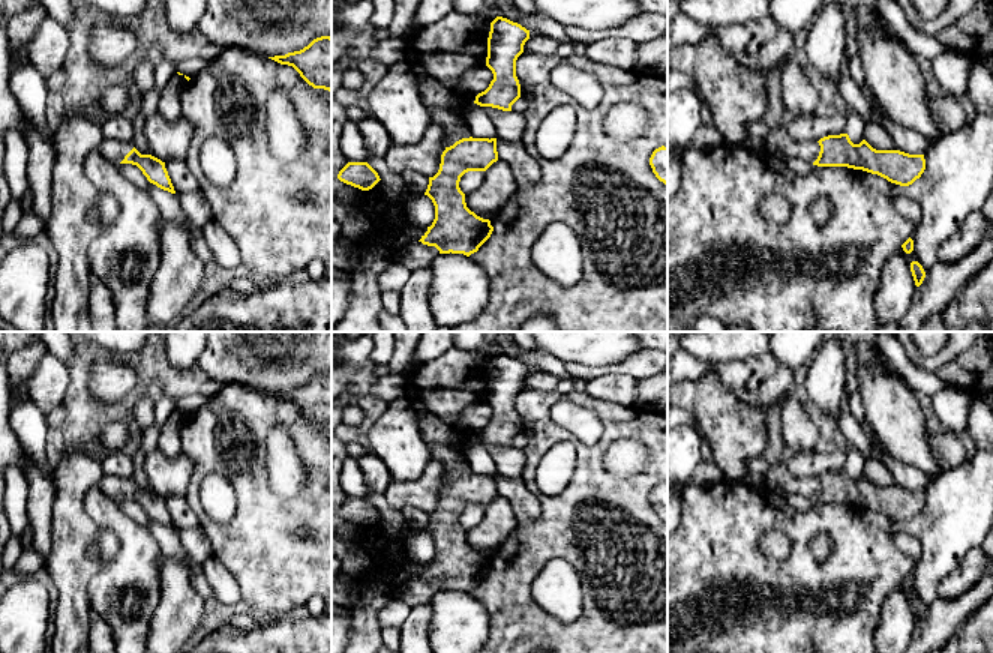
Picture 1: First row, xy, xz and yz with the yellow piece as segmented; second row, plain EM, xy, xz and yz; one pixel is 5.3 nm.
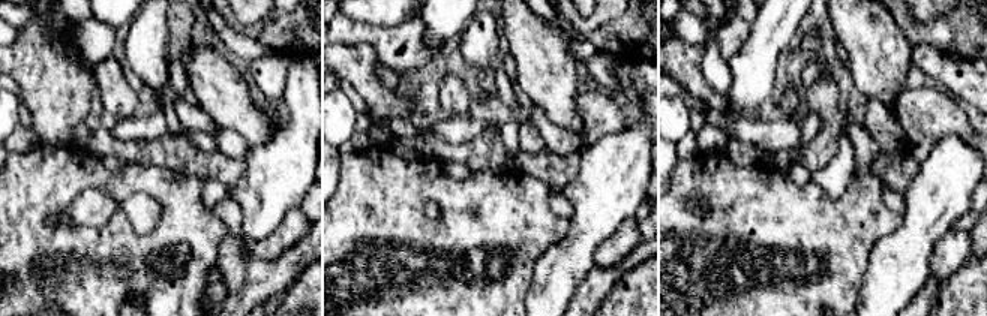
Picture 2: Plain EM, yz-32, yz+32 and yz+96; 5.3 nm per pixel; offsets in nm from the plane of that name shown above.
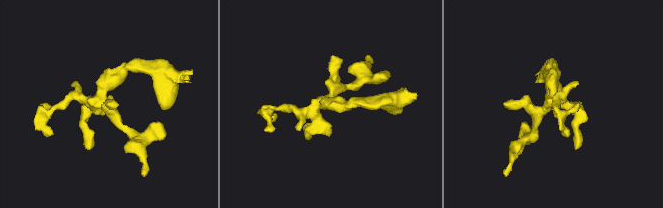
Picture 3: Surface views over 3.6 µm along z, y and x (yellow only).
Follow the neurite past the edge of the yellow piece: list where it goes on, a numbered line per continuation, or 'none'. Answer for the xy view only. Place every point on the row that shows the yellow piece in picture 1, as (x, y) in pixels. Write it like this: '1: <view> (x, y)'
1: xy (113, 150)

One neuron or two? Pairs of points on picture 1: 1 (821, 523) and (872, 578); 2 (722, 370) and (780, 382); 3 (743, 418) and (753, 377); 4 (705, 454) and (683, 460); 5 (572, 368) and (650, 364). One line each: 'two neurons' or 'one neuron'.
1: one neuron
2: one neuron
3: two neurons
4: two neurons
5: one neuron

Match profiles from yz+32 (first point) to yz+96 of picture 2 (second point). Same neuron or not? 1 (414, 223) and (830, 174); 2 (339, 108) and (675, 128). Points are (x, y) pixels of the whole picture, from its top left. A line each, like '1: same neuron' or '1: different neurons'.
1: different neurons
2: same neuron

